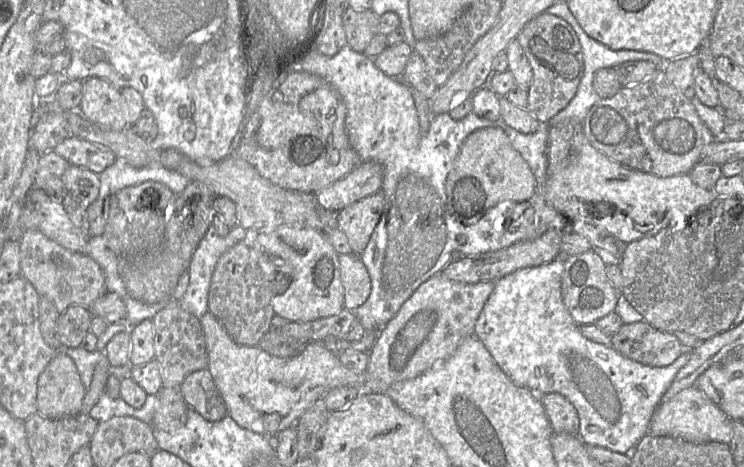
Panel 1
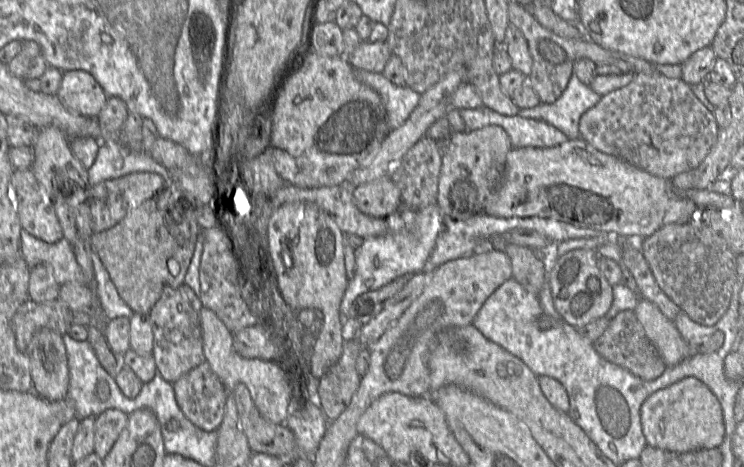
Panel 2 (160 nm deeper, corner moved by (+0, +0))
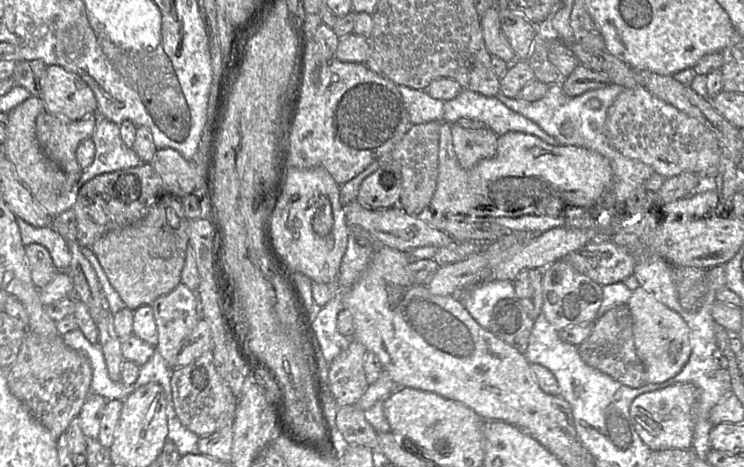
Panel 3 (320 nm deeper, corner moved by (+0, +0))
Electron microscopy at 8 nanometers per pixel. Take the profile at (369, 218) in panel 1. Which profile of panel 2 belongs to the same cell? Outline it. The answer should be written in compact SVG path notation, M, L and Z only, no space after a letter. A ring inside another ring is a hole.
M390 176L357 186L352 198L361 212L375 218L387 218L402 205L401 192Z

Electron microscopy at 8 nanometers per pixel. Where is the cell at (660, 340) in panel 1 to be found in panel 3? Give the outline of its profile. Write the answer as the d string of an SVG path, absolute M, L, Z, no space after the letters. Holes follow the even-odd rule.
M626 304L616 305L608 309L604 315L594 321L591 334L577 346L581 359L619 383L639 388L646 385L644 367L639 359L633 336L633 319Z

